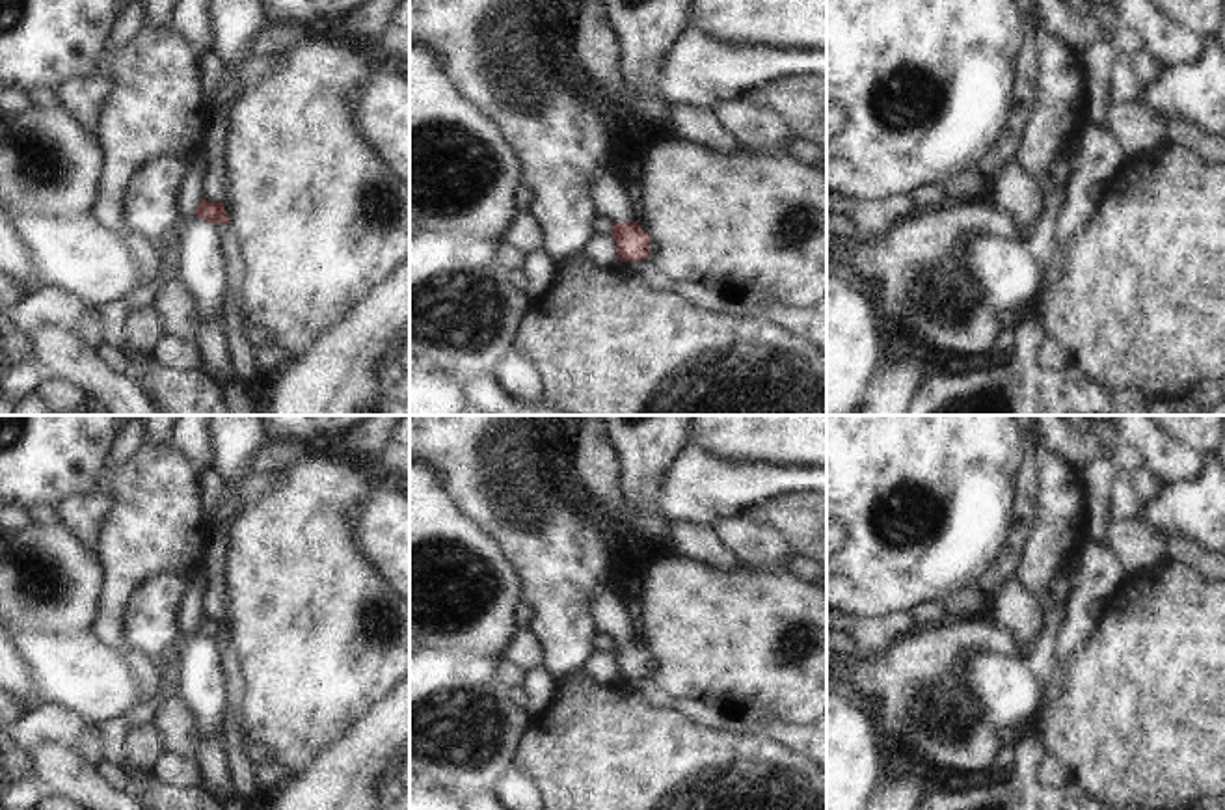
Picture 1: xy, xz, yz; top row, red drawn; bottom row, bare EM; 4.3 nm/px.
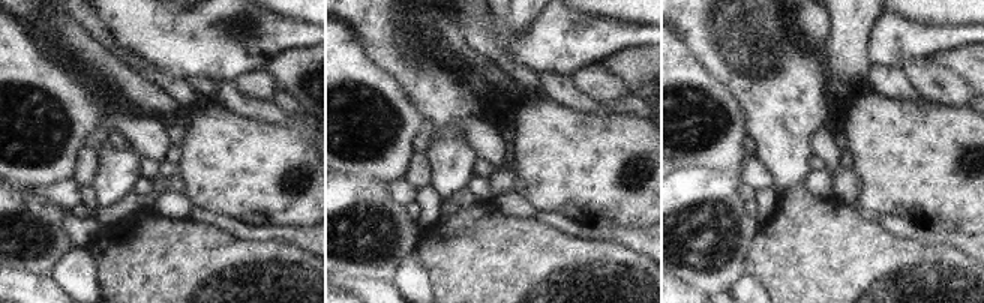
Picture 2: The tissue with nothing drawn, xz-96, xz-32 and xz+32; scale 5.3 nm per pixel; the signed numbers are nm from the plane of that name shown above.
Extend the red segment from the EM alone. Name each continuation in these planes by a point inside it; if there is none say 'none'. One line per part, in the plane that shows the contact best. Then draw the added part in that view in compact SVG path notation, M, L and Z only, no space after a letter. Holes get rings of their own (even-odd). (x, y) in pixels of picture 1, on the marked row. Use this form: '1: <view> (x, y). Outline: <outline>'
1: xz (607, 188). Outline: M611 168L596 173L588 182L588 197L598 214L612 222L635 222L635 207L627 196L627 168Z

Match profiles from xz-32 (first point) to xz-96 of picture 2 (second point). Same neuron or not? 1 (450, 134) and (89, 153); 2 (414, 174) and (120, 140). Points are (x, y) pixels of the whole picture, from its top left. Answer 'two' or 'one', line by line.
1: two
2: one

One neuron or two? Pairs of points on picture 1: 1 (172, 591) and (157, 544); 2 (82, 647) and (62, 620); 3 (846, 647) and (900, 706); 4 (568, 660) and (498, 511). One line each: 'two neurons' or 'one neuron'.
1: two neurons
2: two neurons
3: two neurons
4: one neuron

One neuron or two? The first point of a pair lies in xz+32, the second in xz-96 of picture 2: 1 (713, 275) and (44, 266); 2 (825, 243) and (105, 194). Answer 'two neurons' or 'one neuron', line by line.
1: one neuron
2: two neurons

